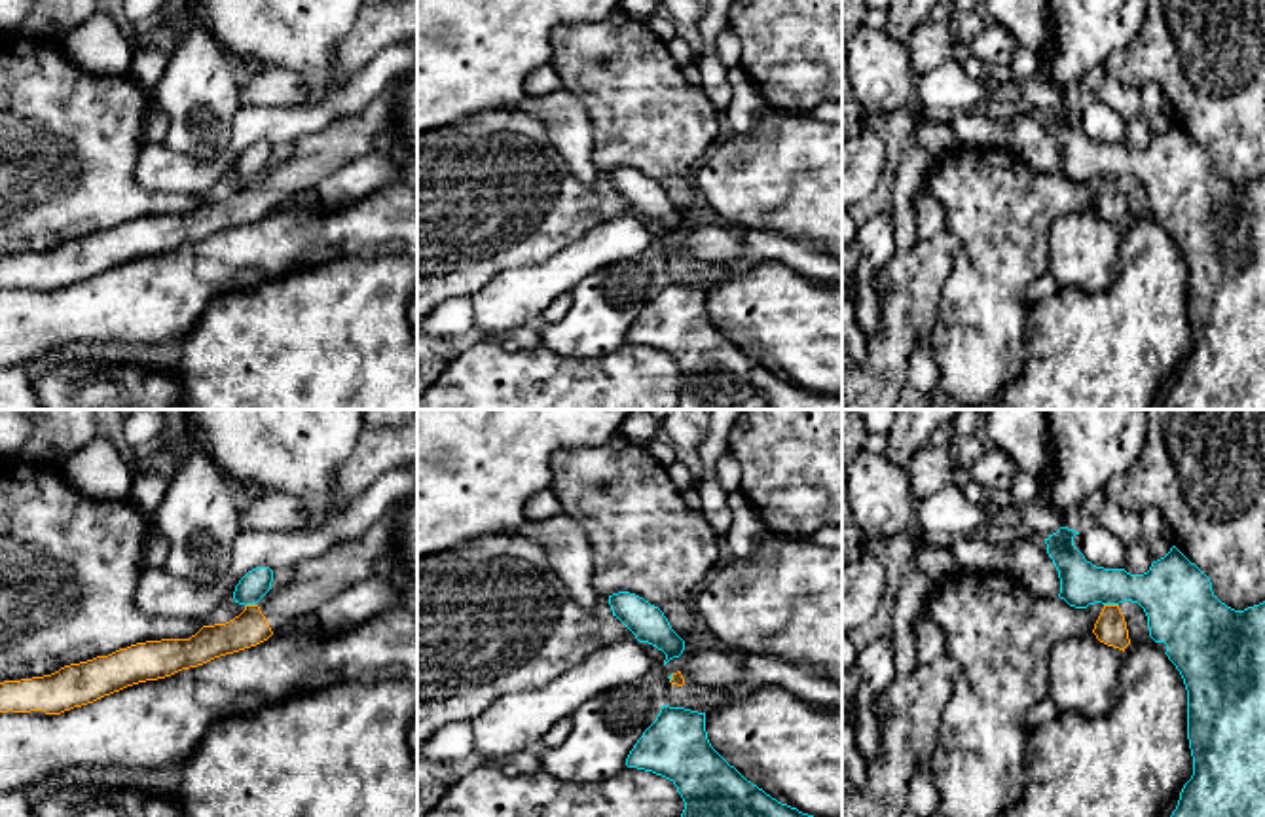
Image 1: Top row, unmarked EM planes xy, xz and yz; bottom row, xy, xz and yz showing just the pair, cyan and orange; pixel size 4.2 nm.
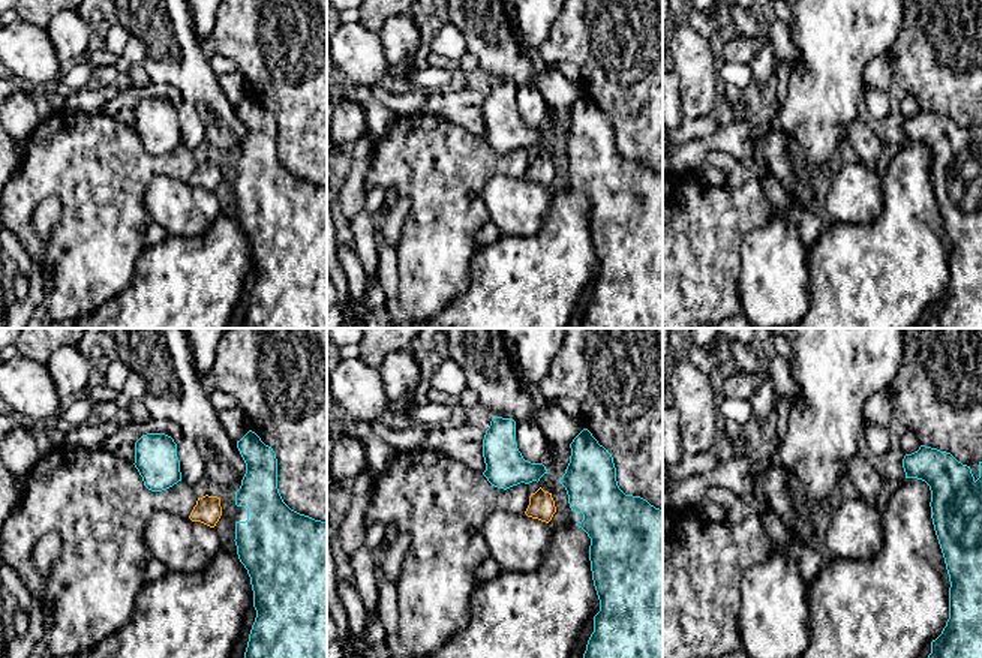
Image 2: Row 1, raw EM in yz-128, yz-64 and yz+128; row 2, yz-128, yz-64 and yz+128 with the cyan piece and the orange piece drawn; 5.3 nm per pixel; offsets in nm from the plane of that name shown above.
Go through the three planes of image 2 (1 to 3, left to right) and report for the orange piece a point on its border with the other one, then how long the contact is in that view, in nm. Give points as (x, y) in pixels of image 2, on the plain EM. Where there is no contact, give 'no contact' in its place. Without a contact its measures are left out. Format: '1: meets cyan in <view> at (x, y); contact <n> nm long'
1: no contact
2: no contact
3: no contact

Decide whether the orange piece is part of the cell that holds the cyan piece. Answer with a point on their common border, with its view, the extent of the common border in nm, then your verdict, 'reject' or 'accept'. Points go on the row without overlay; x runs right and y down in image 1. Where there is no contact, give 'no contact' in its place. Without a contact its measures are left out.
contact yz (1112, 179); length 60 nm; reject

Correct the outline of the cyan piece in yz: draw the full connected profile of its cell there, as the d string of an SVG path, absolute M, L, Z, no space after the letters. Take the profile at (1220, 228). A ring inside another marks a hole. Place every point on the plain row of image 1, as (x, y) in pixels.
M1060 102L1045 114L1047 129L1060 154L1058 172L1075 184L1087 184L1094 178L1138 178L1147 191L1149 212L1166 220L1164 229L1180 246L1187 265L1187 315L1193 351L1180 368L1164 409L1265 409L1265 176L1244 186L1227 182L1214 171L1210 154L1176 121L1153 136L1144 150L1096 142L1073 121L1075 110L1079 108Z

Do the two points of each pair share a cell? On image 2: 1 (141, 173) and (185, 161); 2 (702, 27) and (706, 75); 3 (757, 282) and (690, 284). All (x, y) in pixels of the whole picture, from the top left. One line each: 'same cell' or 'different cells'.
1: same cell
2: different cells
3: different cells

